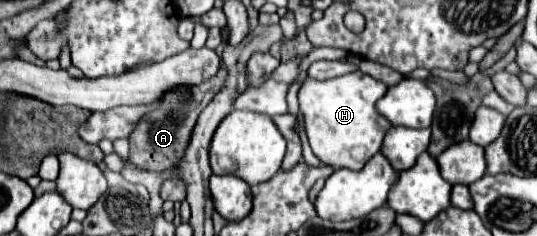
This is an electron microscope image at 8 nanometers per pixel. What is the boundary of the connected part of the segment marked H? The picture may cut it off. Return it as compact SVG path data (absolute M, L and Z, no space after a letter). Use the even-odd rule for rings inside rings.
M351 72L351 74L343 74L337 78L329 78L329 80L313 80L307 78L301 82L299 88L299 112L303 114L303 126L305 126L305 134L307 140L311 144L313 154L319 158L321 164L331 166L331 168L349 168L349 170L361 170L367 160L379 152L385 132L391 128L391 124L381 118L375 110L375 102L387 92L387 86L363 72Z

